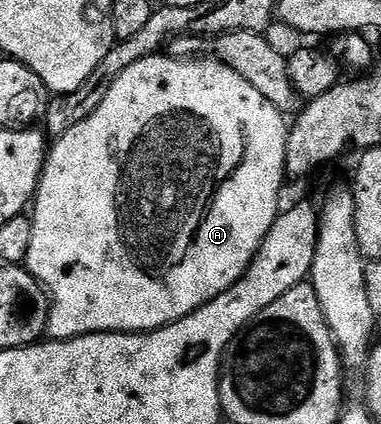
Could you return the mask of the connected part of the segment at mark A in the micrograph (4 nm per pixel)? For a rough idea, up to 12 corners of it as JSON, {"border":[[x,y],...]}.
{"border":[[225,62],[130,64],[51,143],[47,337],[222,296],[289,123]]}

